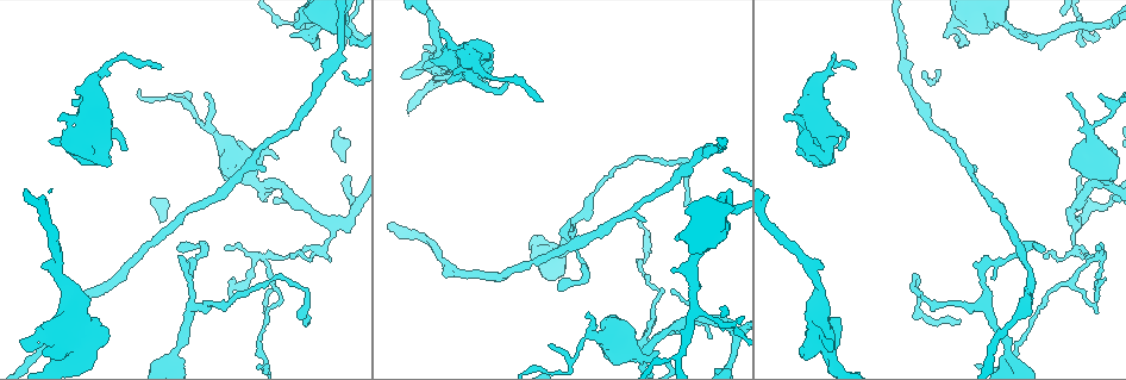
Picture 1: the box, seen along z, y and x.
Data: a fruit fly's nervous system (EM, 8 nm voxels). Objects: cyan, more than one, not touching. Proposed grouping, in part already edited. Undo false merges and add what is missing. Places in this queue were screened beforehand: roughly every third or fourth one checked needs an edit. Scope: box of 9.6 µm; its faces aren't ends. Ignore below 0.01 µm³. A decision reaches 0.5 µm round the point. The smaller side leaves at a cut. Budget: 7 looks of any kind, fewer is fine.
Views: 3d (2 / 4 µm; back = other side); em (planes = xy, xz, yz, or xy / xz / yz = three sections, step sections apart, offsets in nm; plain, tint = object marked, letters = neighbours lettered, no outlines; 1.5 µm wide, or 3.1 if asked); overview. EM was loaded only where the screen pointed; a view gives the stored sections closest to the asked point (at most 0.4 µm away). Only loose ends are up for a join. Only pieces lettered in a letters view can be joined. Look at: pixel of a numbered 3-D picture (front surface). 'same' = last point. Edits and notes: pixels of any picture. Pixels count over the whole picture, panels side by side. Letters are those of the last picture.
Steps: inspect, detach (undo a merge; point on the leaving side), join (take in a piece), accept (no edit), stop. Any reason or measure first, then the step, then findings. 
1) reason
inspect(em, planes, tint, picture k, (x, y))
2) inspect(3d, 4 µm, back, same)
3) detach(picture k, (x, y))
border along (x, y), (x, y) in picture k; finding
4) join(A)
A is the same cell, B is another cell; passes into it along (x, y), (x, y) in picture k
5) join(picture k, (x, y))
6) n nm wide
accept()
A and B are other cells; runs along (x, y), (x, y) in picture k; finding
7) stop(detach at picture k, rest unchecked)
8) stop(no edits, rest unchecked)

tapers out
inspect(em, planes, letters, picture 1, (1097, 248))

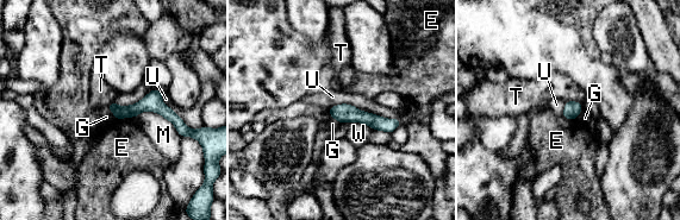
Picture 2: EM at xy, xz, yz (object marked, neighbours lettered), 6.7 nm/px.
accept()
E, G, M, T, U and W are other cells; border along (329, 107), (351, 104), (399, 119) in picture 2; none of them fits

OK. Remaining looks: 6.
long arm stops here
inspect(em, yz, step 8, letters, picture 1, (959, 320))

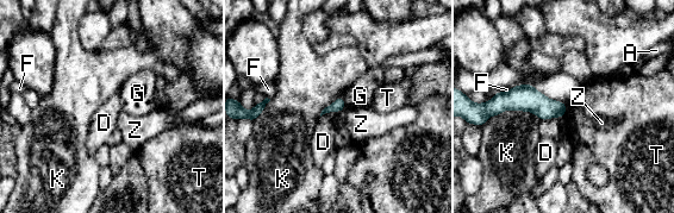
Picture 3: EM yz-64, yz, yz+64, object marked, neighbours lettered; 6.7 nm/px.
another direction
inspect(em, xz, step 4, letters, same)

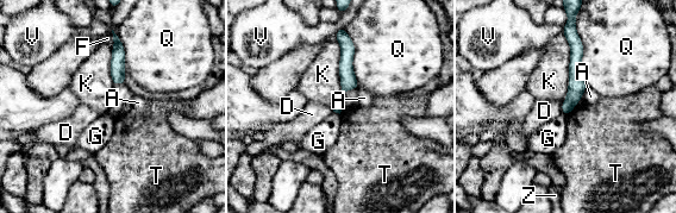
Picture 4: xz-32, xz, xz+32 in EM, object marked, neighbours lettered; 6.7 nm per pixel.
accept()
A, D, F, G, K, Q, T, V and Z are other cells; border along (575, 105), (568, 116) in picture 4; no lettered piece goes on from it

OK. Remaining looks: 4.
thin end
inspect(em, planes, tint, picture 1, (289, 256))

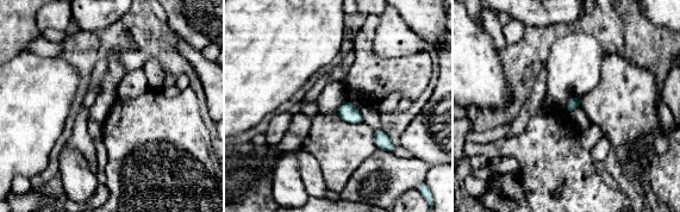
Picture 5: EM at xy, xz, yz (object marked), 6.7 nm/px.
inspect(em, planes, letters, same)

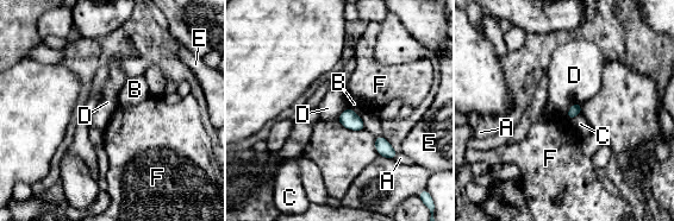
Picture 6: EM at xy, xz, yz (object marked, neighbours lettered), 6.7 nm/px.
accept()
A, B, C, D, E and F are other cells; no lettered piece goes on from it

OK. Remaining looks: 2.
stop(no edits, rest unchecked)

